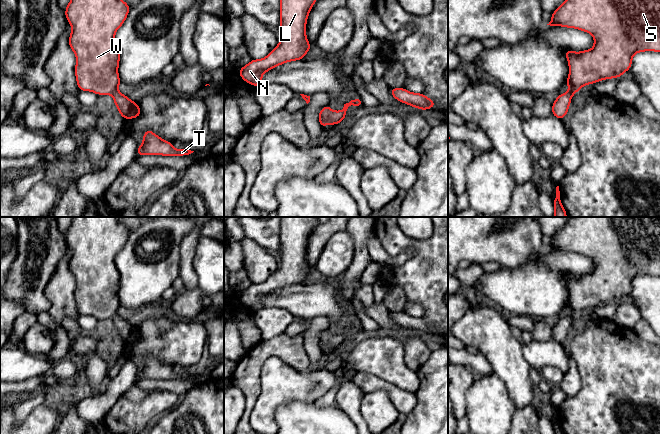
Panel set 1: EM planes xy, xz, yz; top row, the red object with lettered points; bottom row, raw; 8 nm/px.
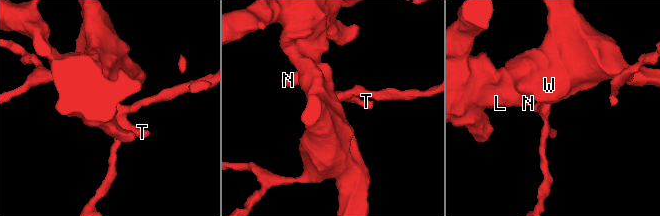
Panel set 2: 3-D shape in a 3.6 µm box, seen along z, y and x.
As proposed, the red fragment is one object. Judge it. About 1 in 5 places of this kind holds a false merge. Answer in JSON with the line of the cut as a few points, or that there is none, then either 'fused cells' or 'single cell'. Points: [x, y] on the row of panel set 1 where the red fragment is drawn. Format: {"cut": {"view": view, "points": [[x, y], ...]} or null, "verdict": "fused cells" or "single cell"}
{"cut": null, "verdict": "single cell"}

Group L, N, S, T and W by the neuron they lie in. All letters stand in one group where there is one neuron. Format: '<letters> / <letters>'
L N S T W

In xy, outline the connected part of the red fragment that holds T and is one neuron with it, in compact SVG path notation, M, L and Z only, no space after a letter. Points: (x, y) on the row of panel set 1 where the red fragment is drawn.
M146 130L143 133L143 142L137 148L137 156L187 156L193 152L189 149L175 149L171 142L163 140L151 130Z

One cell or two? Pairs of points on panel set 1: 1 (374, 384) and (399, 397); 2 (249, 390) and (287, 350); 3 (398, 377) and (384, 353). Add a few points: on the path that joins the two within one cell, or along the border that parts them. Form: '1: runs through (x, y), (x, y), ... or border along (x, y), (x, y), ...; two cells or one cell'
1: runs through (380, 385), (386, 386), (393, 391); one cell
2: runs through (249, 375), (249, 369), (268, 350), (272, 350); one cell
3: runs through (395, 371), (385, 359); one cell

